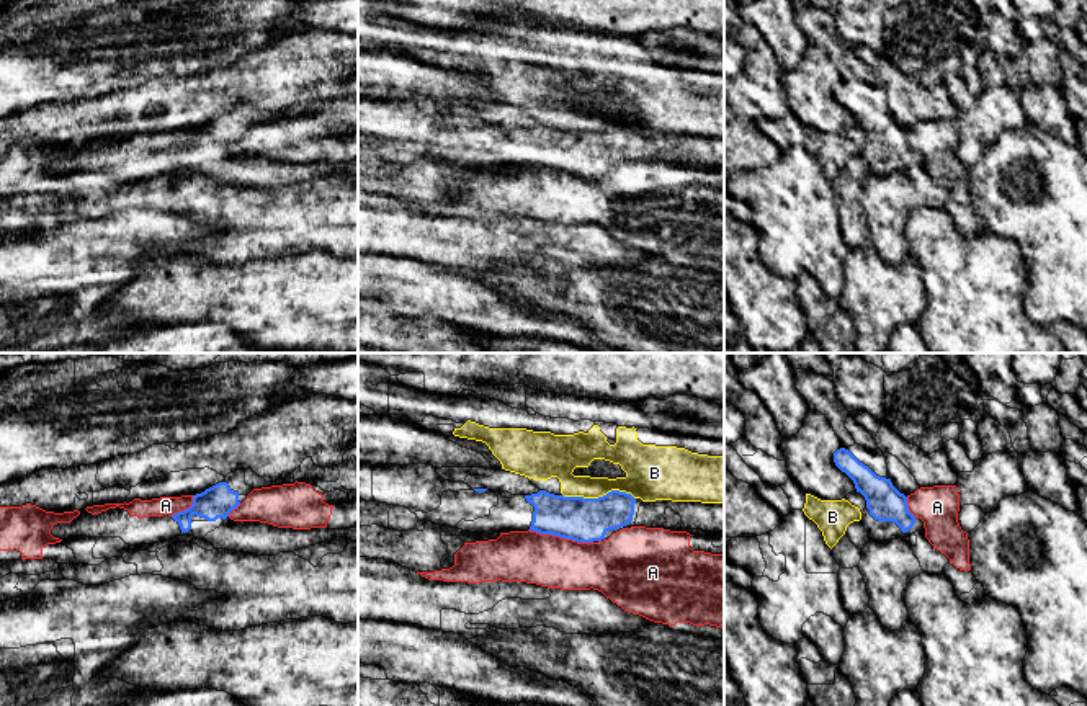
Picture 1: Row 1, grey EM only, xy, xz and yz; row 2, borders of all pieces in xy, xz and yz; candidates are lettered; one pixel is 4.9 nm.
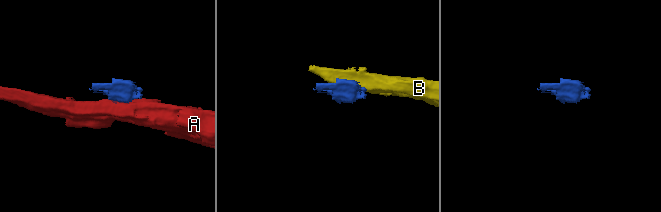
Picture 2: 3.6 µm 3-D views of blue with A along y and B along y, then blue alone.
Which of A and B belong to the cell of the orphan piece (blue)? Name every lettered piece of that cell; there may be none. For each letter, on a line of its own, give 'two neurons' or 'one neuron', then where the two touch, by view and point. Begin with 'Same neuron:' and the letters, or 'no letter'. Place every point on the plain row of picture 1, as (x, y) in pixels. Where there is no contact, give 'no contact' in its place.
Same neuron: no letter
A: two neurons; meets blue in xz at (561, 170)
B: two neurons; meets blue in xz at (599, 131)

